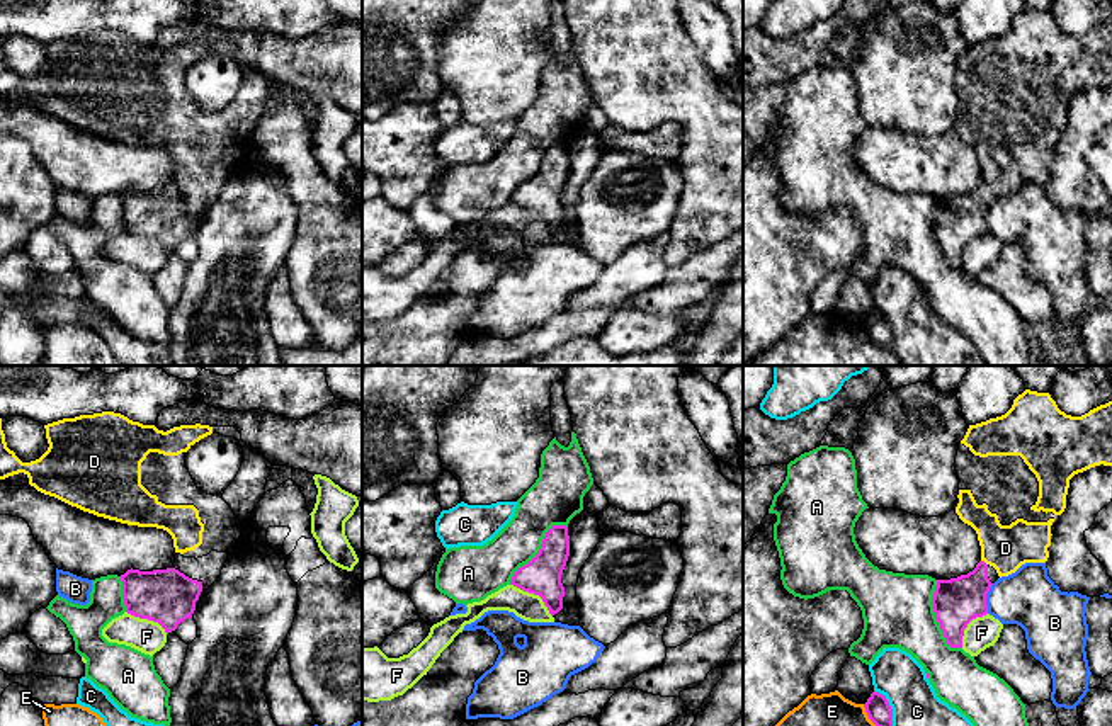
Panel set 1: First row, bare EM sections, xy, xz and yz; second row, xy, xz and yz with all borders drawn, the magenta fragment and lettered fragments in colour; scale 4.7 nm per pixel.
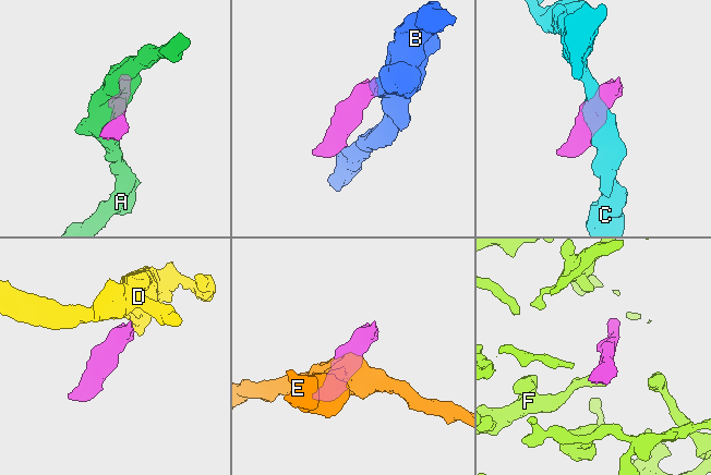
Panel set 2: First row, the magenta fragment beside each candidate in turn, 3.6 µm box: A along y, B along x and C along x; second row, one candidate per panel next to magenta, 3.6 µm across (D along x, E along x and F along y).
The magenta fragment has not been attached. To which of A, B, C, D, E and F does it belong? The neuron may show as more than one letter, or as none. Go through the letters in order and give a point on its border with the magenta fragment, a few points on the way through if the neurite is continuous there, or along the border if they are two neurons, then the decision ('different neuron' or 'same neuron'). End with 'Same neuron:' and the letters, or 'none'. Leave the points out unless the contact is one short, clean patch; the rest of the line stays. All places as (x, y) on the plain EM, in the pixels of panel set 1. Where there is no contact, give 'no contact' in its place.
A: contact xz (539, 169); different neuron
B: contact yz (985, 218); border yz (993, 203), (987, 213), (987, 232); different neuron
C: contact yz (890, 327); different neuron
D: contact yz (985, 182); way yz (956, 221), (976, 201), (985, 182), (1000, 167), (1005, 167); same neuron
E: contact yz (874, 342); different neuron
F: contact xz (534, 213); border xz (510, 203), (536, 213), (551, 235); different neuron
Same neuron: D

